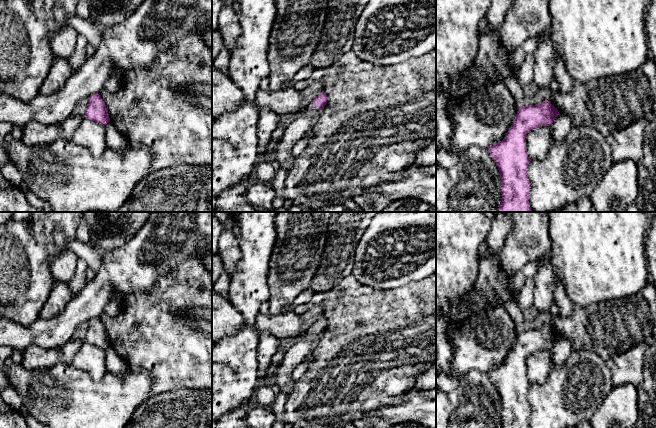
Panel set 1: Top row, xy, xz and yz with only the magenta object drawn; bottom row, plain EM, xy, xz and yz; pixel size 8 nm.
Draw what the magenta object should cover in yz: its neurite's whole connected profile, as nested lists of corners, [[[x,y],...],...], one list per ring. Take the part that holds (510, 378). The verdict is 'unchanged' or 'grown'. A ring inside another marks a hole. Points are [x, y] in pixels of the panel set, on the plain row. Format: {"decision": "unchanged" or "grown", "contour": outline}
{"decision": "unchanged", "contour": [[[550,325],[538,329],[521,330],[504,363],[487,371],[498,391],[501,402],[501,428],[529,428],[530,406],[527,400],[529,381],[526,374],[527,357],[540,350],[550,350],[559,339]]]}

